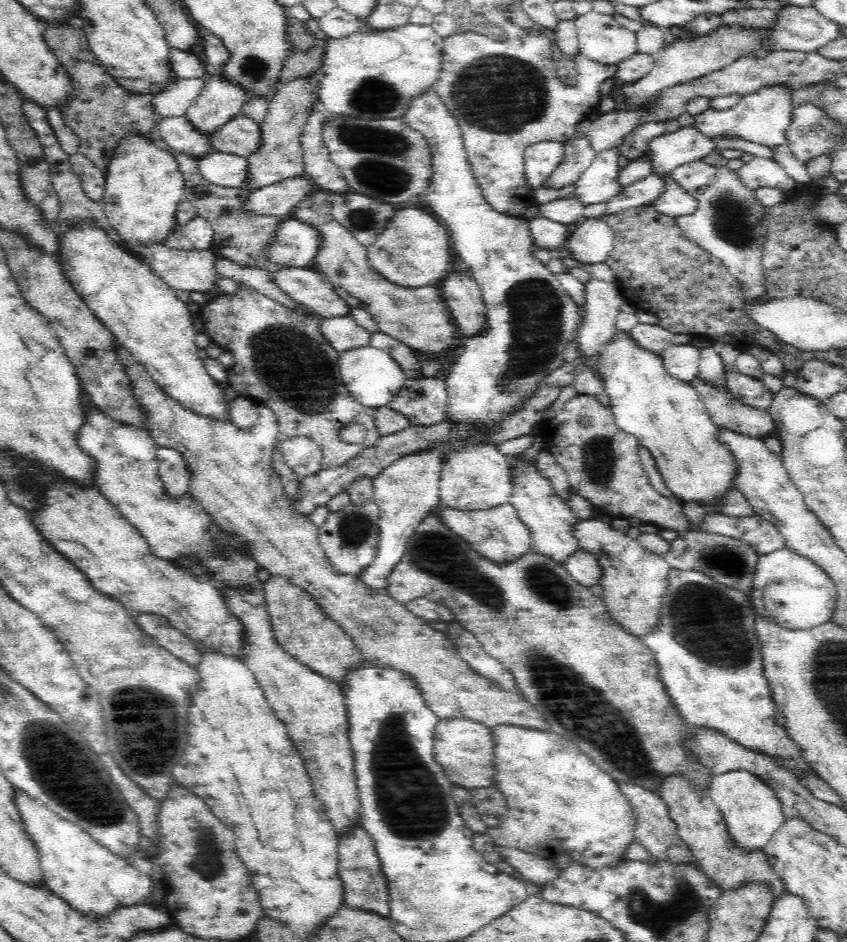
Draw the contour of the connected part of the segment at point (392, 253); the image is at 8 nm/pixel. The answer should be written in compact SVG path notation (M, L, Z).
M418 208L398 210L391 224L378 237L372 246L367 248L365 259L368 261L368 269L378 275L389 284L401 286L401 288L420 289L426 286L439 287L454 264L454 252L452 251L451 239L448 230L442 225L436 216L430 216Z

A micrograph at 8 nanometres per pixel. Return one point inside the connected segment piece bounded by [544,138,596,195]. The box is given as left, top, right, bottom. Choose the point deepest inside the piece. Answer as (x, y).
(578, 156)

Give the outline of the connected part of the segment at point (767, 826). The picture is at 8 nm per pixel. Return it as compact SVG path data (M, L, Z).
M748 769L724 771L715 775L710 782L708 796L722 809L730 833L744 847L756 848L767 845L776 834L776 830L786 824L784 803L780 801L778 791L760 775Z

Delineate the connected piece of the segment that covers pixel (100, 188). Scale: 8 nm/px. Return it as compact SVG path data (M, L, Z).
M84 154L70 156L72 172L78 177L82 191L94 202L102 202L106 193L106 173Z

